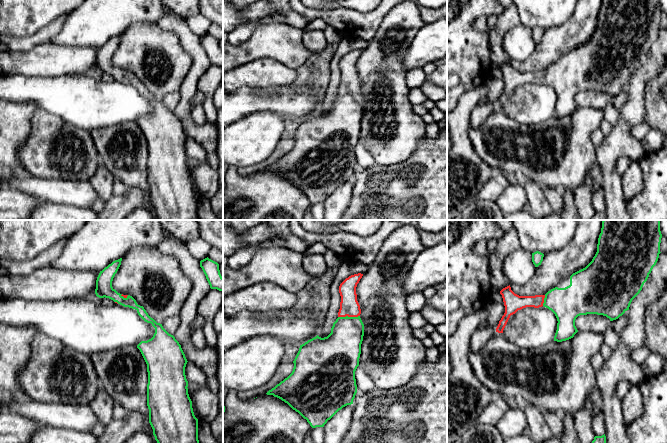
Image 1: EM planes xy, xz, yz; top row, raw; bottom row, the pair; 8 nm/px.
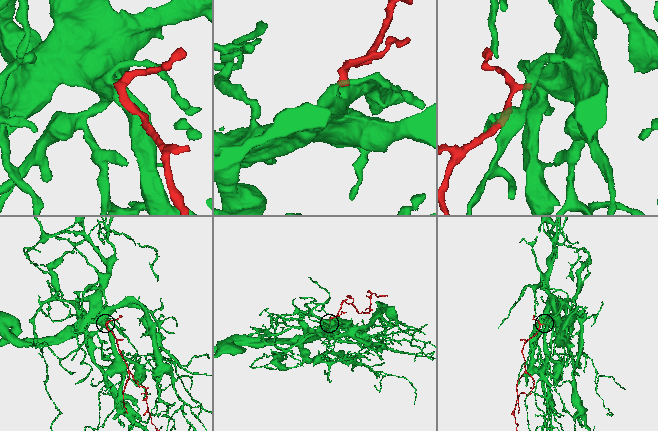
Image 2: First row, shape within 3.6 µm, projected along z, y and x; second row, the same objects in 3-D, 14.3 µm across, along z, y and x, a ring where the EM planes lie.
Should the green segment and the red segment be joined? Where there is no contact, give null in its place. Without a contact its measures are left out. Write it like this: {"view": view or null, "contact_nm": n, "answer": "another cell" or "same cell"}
{"view": "xz", "contact_nm": 180, "answer": "same cell"}

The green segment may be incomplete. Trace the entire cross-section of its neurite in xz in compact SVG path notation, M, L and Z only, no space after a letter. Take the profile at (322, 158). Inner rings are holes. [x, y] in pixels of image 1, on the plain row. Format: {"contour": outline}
{"contour": "M361 49L351 51L340 60L340 85L331 109L324 114L317 111L300 121L292 149L266 169L287 179L312 204L324 203L339 186L353 180L357 169L355 147L359 142L364 100L360 94L356 63L362 52Z"}

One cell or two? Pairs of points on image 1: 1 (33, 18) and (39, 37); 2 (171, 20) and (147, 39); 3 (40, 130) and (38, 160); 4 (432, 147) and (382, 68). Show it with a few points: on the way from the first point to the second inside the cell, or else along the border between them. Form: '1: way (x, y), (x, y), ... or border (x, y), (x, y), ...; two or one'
1: border (57, 17), (34, 33), (14, 36); two
2: border (156, 23), (166, 30), (173, 31), (180, 41); two
3: way (40, 137), (40, 153); one
4: border (425, 136), (411, 156); two

